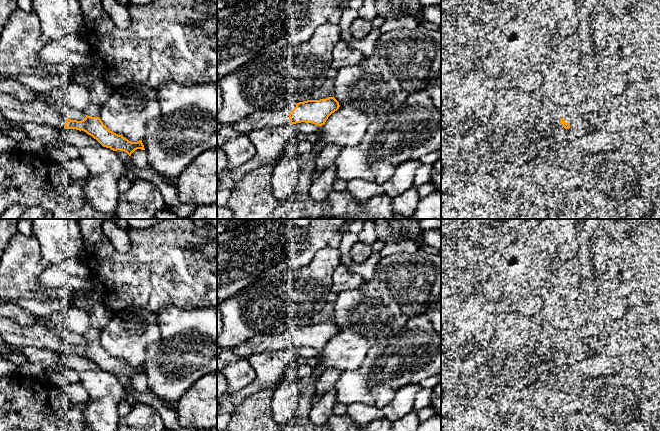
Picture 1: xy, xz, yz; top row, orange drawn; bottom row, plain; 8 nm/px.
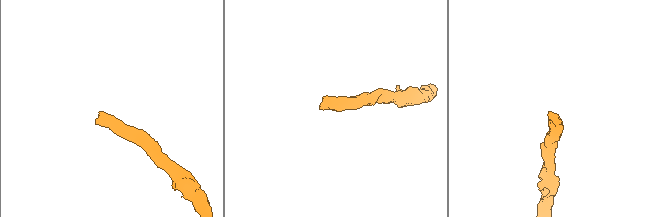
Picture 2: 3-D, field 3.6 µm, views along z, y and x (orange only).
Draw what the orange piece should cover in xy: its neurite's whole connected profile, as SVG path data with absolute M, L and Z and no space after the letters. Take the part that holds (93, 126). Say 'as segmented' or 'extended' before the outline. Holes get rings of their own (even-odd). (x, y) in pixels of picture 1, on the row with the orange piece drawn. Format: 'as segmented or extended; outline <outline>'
extended; outline M0 93L0 110L7 119L17 124L37 122L64 129L82 130L103 147L124 151L129 156L137 149L145 150L142 140L131 142L110 131L99 117L86 115L84 120L71 120L66 111L58 110L39 99L21 102L12 95Z

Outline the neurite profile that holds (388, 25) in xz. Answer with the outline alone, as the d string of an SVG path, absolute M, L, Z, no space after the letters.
M410 16L400 17L398 19L387 19L384 20L383 24L380 26L380 32L383 34L397 29L415 28L418 25L419 21Z

